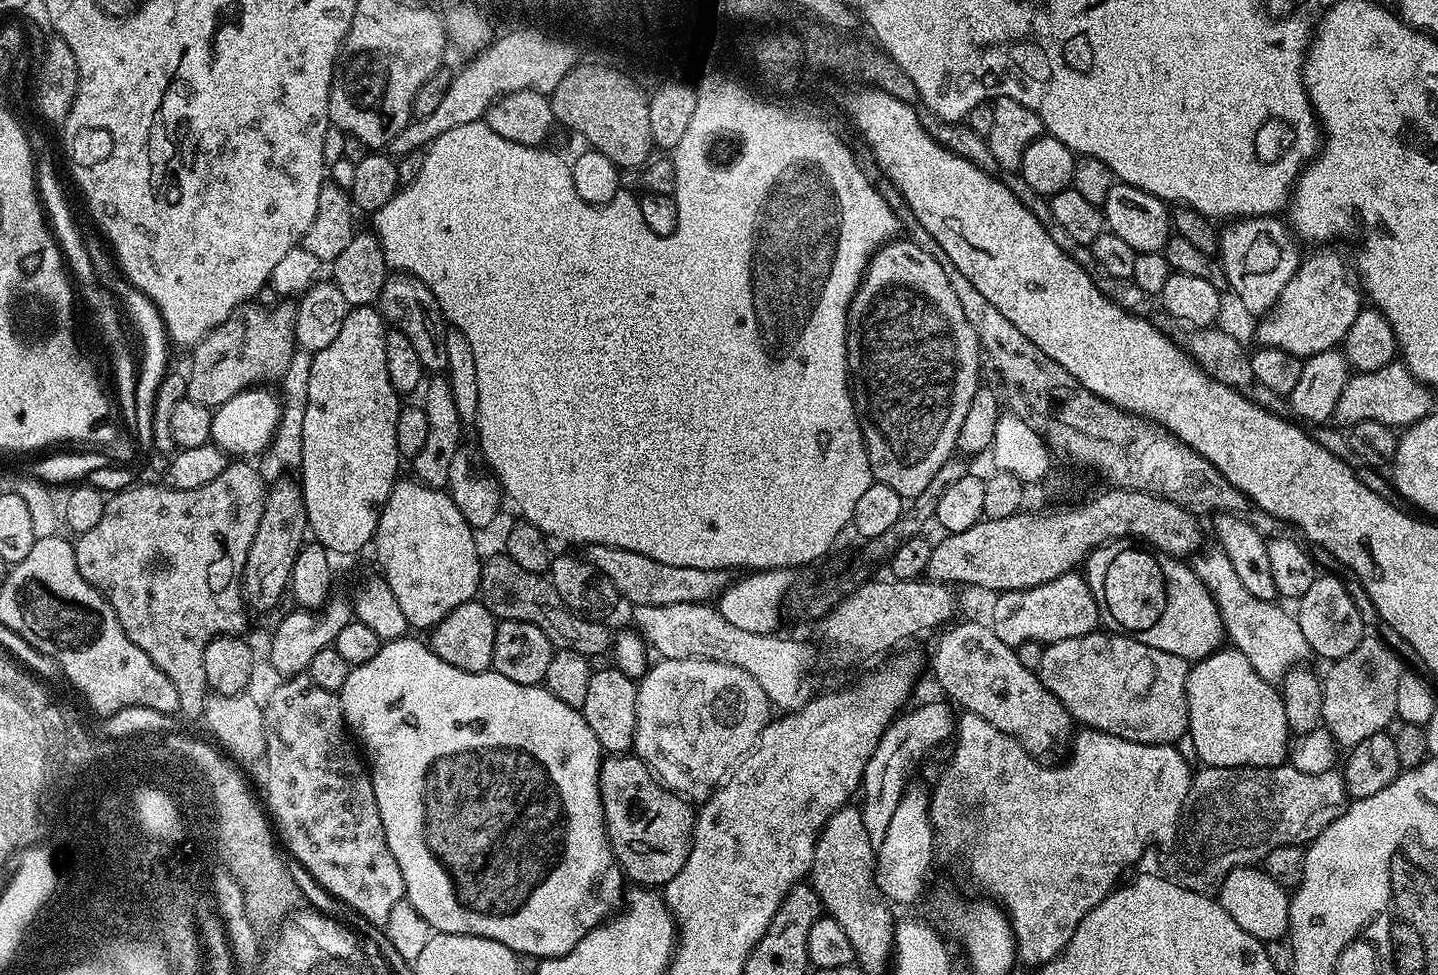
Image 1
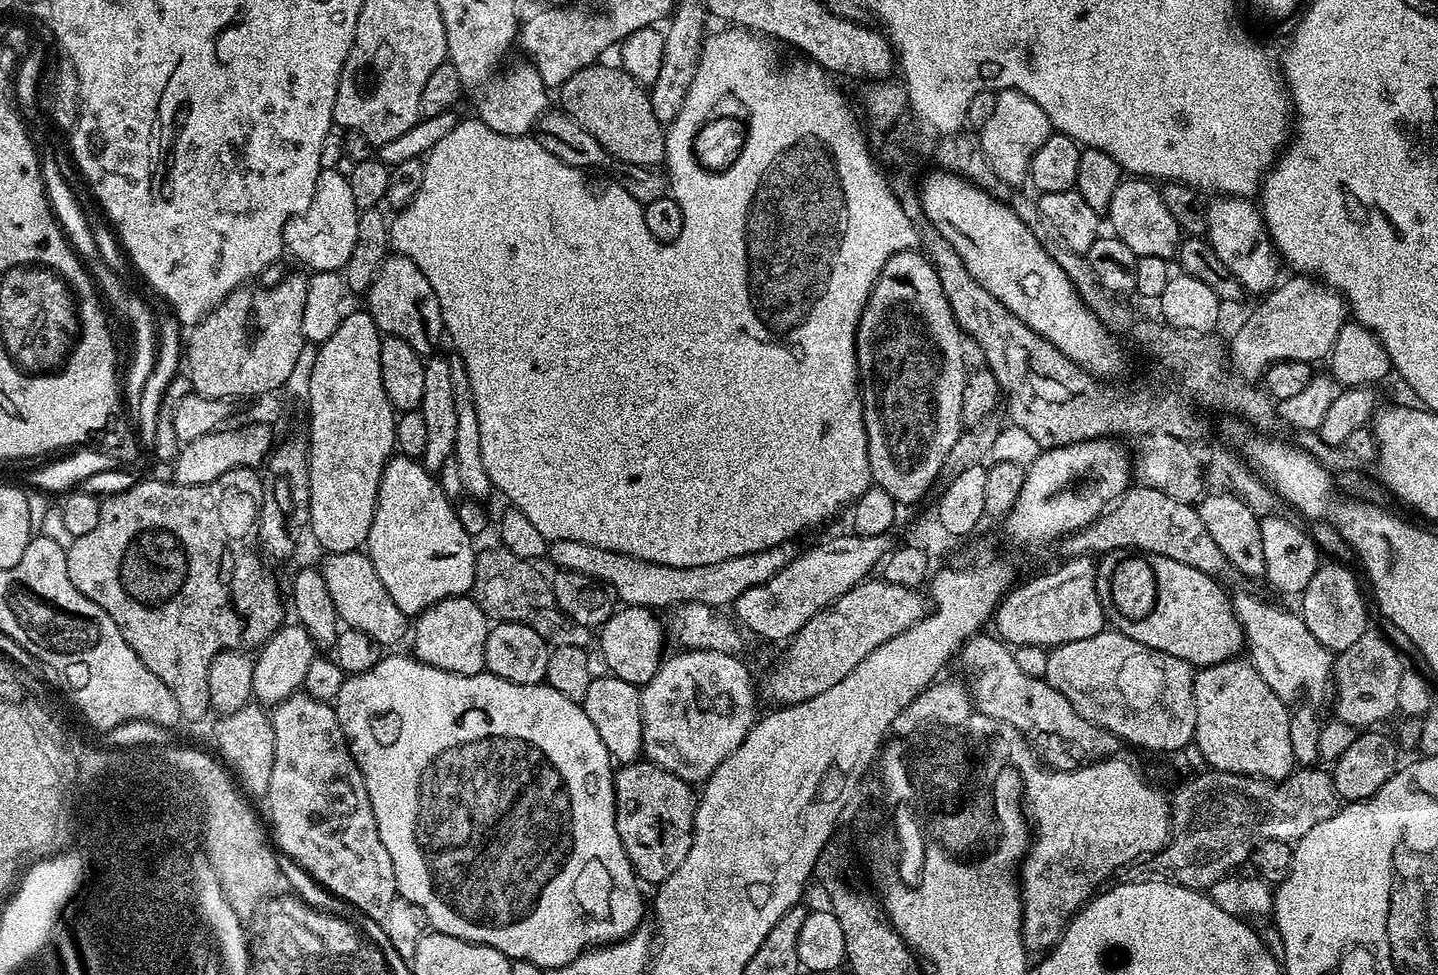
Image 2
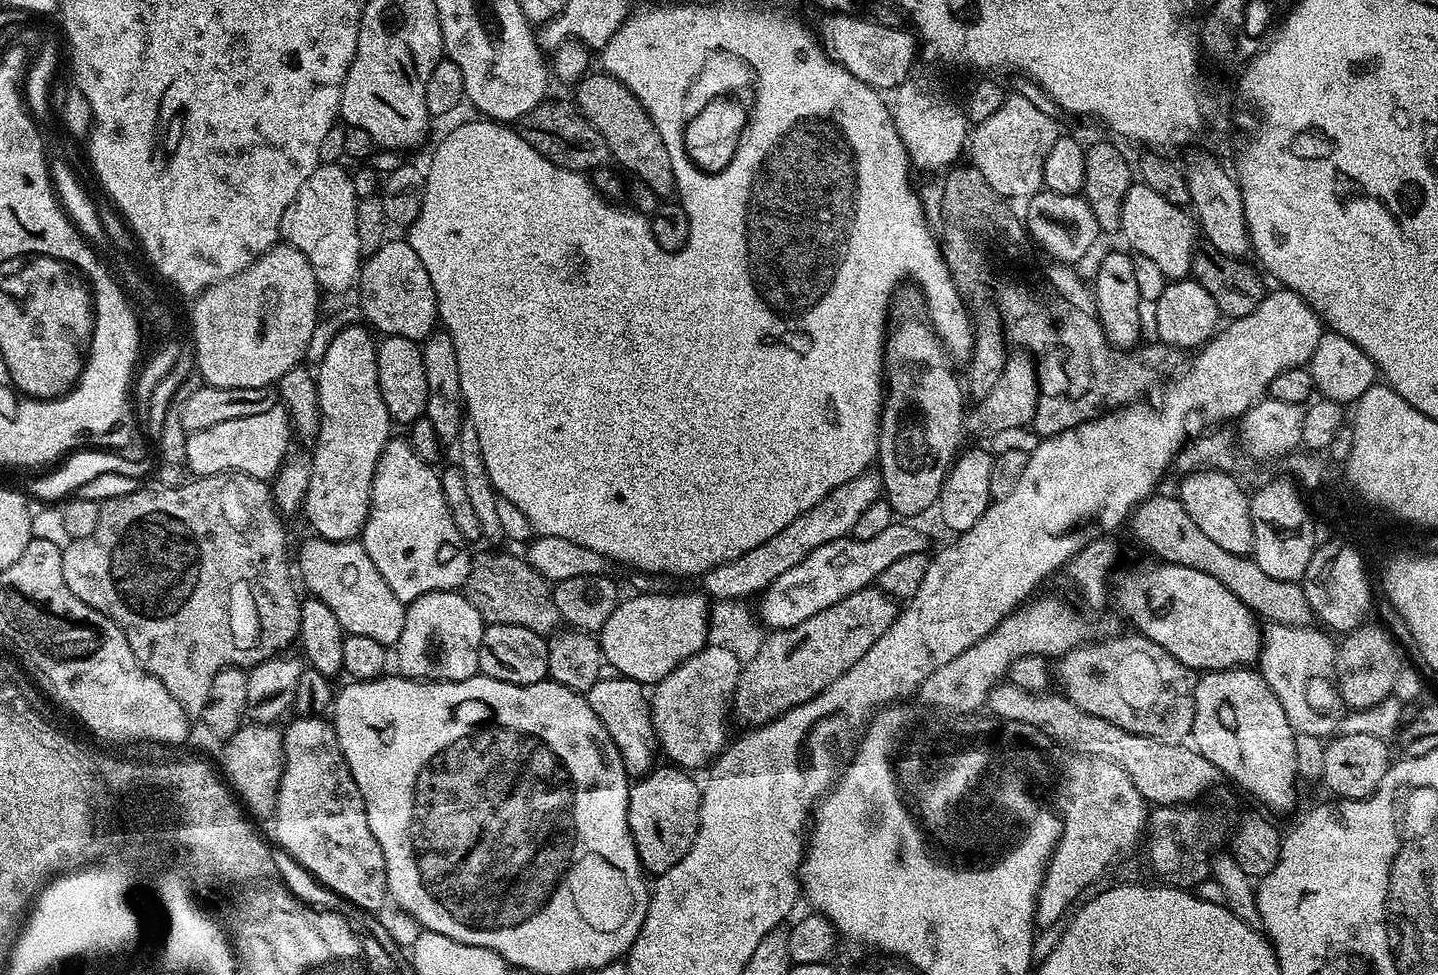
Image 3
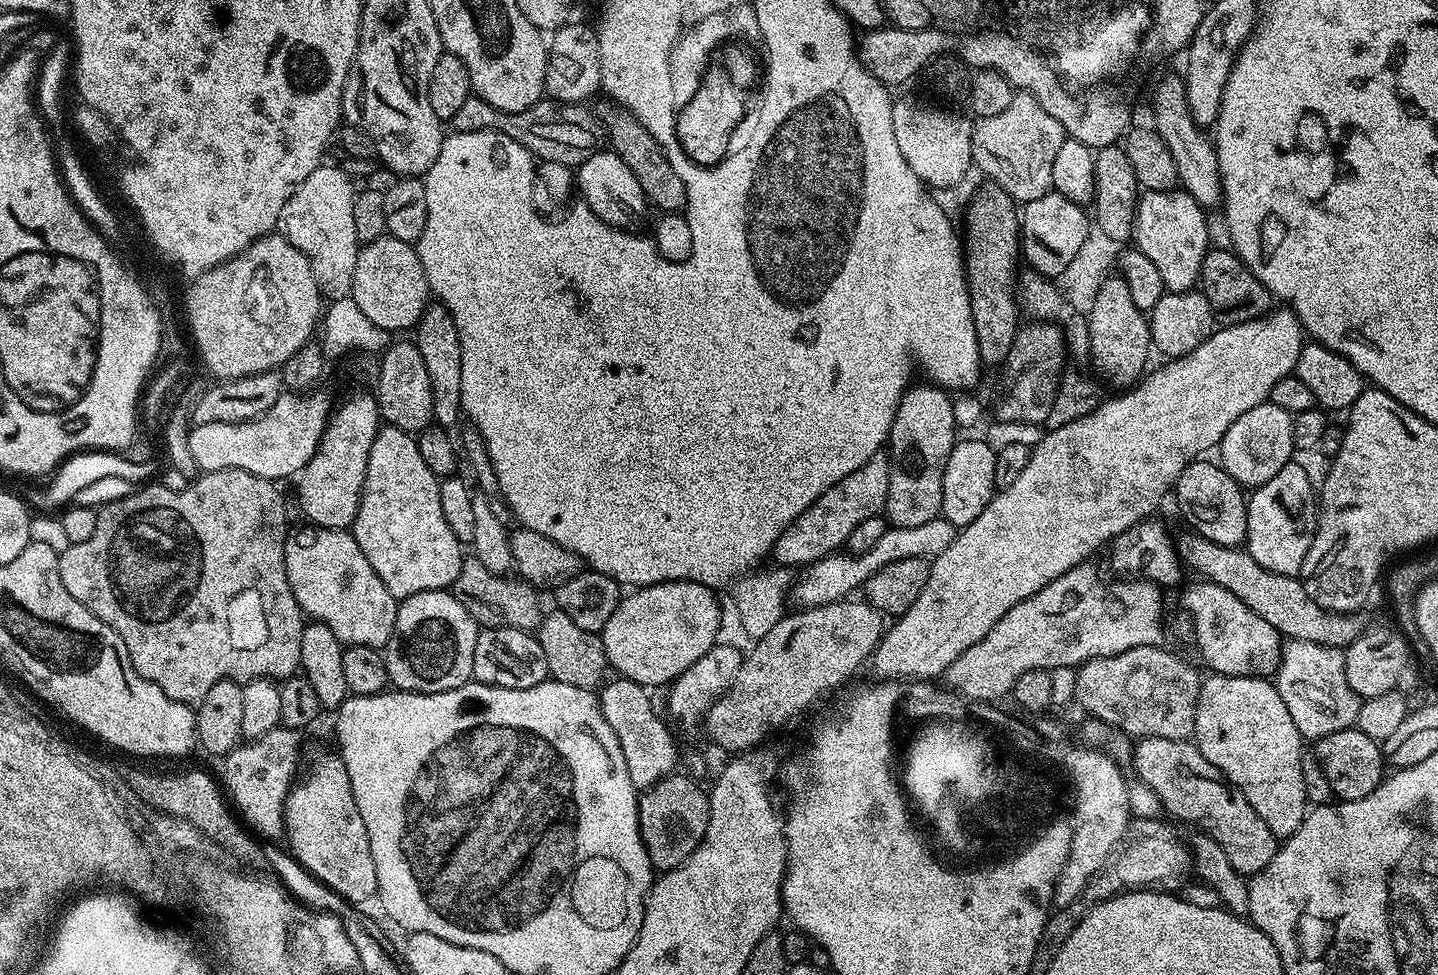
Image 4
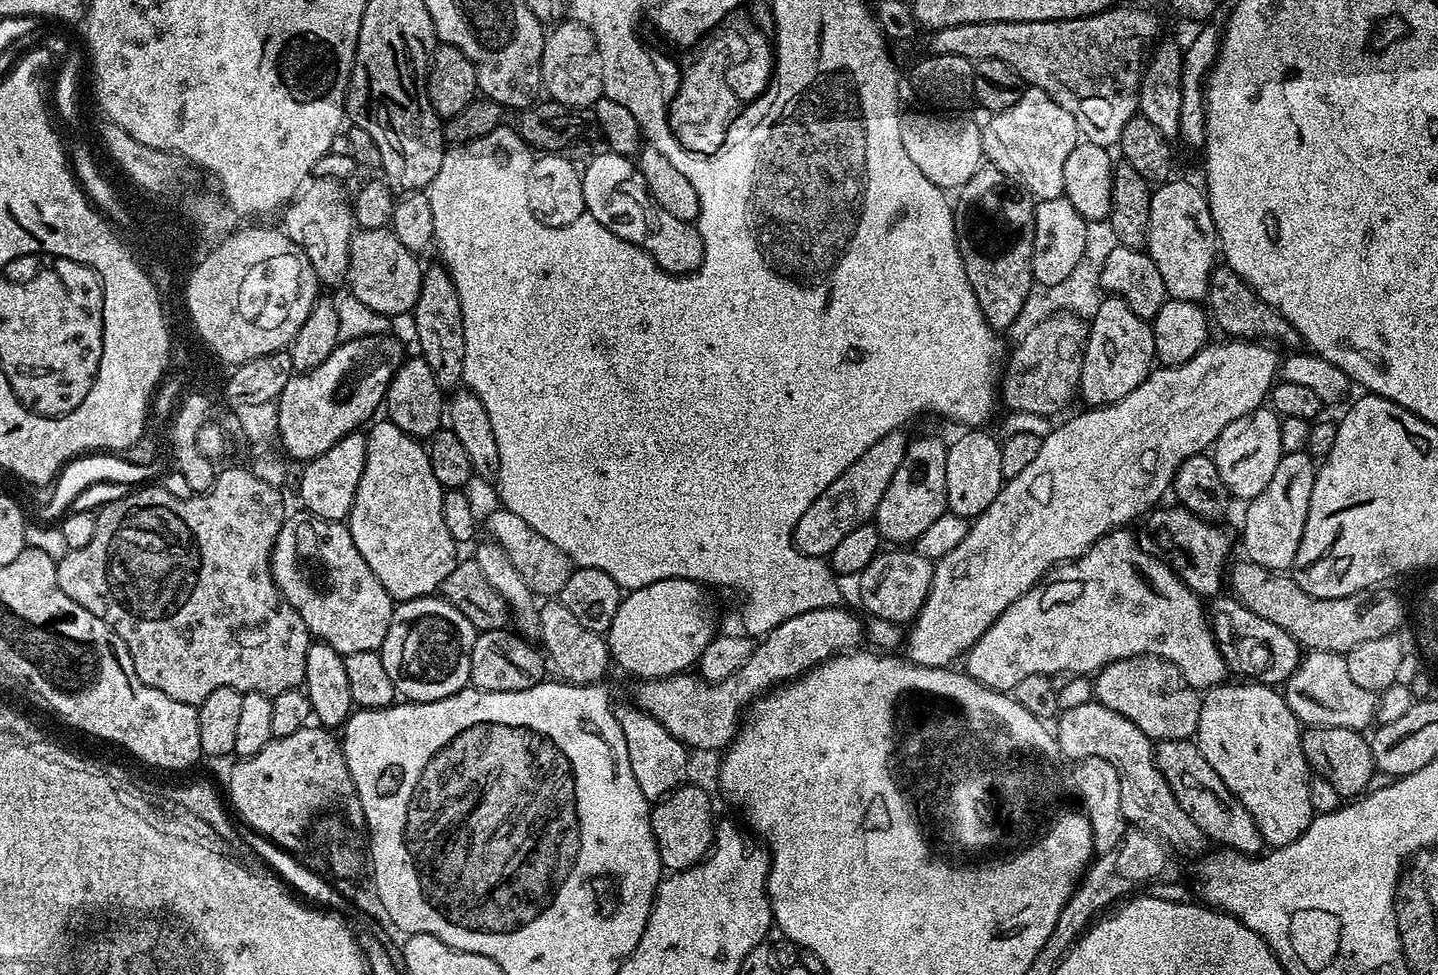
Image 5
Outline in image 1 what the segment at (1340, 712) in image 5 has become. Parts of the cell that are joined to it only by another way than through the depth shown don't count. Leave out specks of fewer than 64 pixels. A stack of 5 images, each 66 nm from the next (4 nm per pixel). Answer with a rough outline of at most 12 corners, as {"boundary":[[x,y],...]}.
{"boundary":[[1219,546],[1190,566],[1231,647],[1279,682],[1310,649],[1291,611],[1254,598]]}

